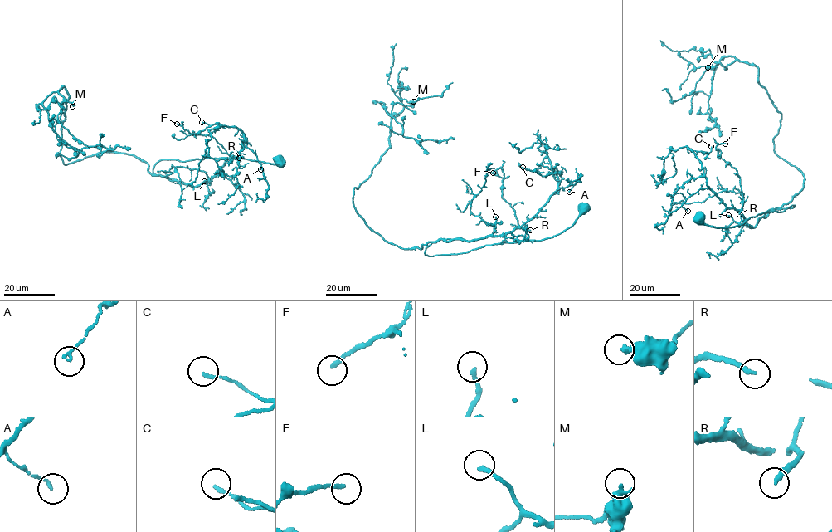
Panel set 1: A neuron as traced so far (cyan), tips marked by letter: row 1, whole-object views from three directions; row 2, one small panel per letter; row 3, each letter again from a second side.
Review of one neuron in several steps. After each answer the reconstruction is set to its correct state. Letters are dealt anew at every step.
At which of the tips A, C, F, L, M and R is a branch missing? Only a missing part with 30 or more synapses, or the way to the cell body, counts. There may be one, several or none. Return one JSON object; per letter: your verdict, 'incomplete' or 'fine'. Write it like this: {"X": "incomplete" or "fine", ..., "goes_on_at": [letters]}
{"A": "fine", "C": "fine", "F": "fine", "L": "incomplete", "M": "fine", "R": "incomplete", "goes_on_at": ["L", "R"]}

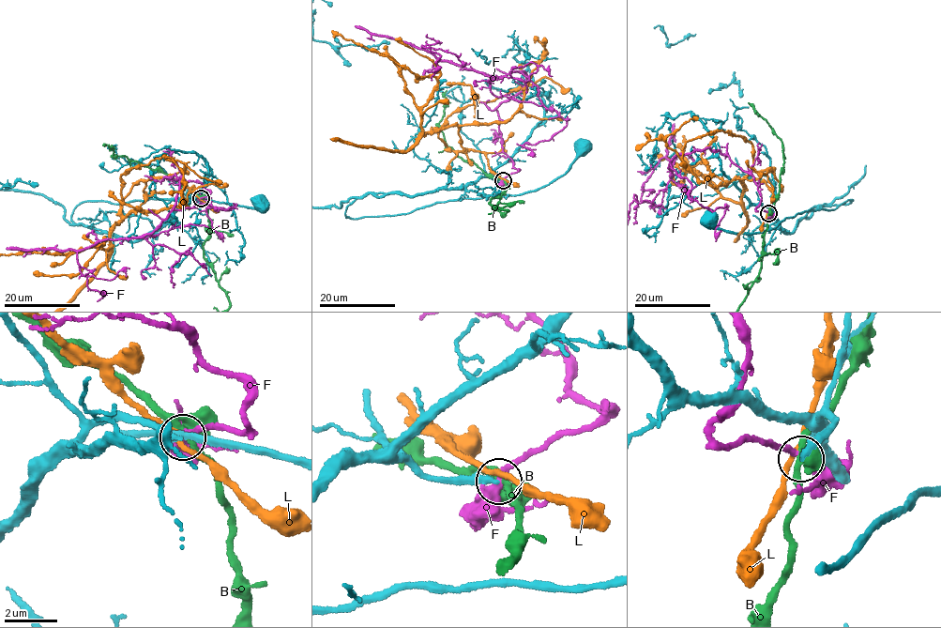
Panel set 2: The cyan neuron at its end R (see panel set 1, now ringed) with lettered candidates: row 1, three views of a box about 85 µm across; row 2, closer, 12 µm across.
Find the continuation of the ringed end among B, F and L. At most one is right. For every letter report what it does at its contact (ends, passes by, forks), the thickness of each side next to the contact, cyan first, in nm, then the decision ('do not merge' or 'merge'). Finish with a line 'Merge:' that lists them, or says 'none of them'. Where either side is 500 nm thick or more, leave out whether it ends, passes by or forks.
B: it forks there; 220 nm thick on the cyan side, 320 nm on the other; do not merge
F: it passes by; 280 nm thick on the cyan side, 400 nm on the other; do not merge
L: it passes by; 300 nm thick on the cyan side, 200 nm on the other; do not merge
Merge: none of them

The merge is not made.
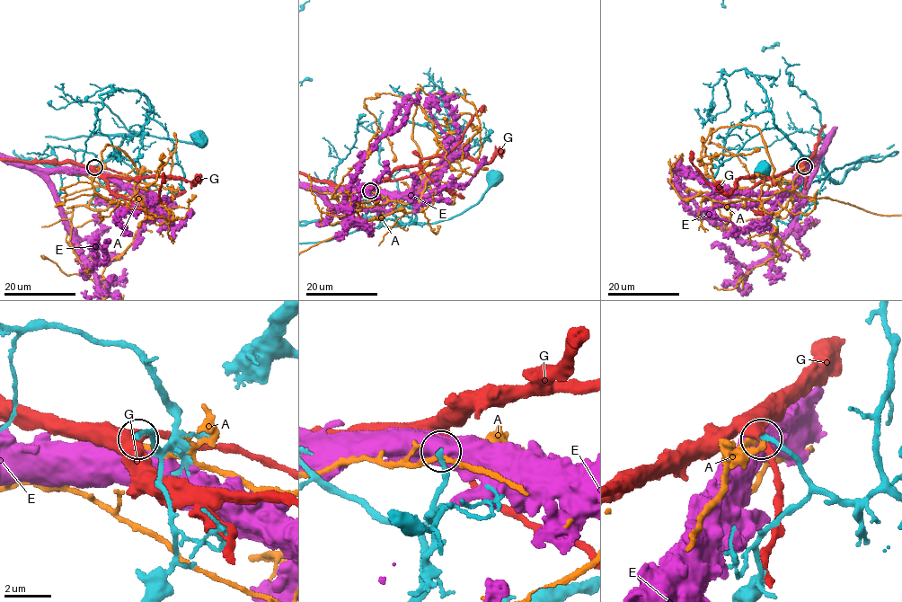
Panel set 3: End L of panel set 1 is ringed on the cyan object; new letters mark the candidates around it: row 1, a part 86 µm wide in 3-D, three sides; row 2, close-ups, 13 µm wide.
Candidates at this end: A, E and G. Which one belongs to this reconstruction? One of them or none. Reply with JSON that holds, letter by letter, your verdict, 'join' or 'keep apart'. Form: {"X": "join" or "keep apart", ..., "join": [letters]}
{"A": "keep apart", "E": "keep apart", "G": "keep apart", "join": []}

